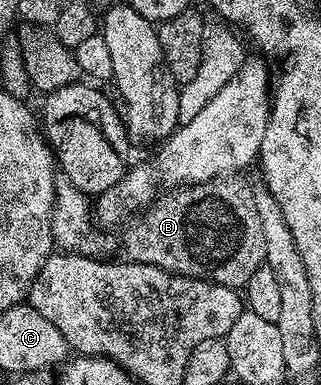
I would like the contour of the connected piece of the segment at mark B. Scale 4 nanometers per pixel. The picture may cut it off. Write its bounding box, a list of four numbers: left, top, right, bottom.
[123,176,266,288]

